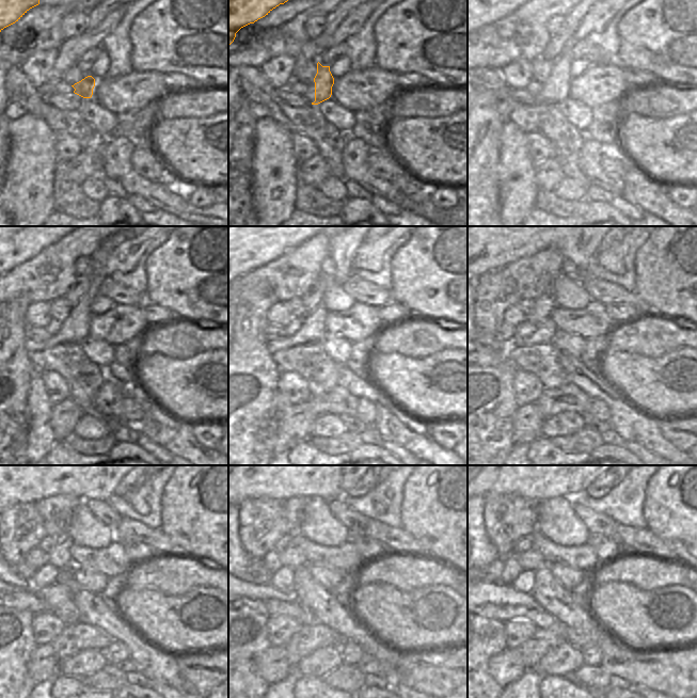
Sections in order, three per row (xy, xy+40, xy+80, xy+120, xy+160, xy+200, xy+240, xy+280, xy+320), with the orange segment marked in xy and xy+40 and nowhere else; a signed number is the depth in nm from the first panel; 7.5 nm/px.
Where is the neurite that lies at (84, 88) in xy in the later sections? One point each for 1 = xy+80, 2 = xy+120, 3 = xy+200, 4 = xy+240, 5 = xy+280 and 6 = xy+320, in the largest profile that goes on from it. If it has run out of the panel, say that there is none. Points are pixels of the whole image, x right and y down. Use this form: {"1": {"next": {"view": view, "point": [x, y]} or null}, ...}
{"1": {"next": {"view": "xy+80", "point": [560, 74]}}, "2": {"next": {"view": "xy+120", "point": [81, 313]}}, "3": {"next": {"view": "xy+200", "point": [489, 248]}}, "4": {"next": {"view": "xy+240", "point": [11, 487]}}, "5": {"next": {"view": "xy+280", "point": [273, 487]}}, "6": {"next": {"view": "xy+320", "point": [536, 487]}}}

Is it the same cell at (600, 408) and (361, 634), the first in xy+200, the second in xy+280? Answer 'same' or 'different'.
different

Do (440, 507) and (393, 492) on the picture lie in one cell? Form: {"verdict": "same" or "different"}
{"verdict": "different"}

